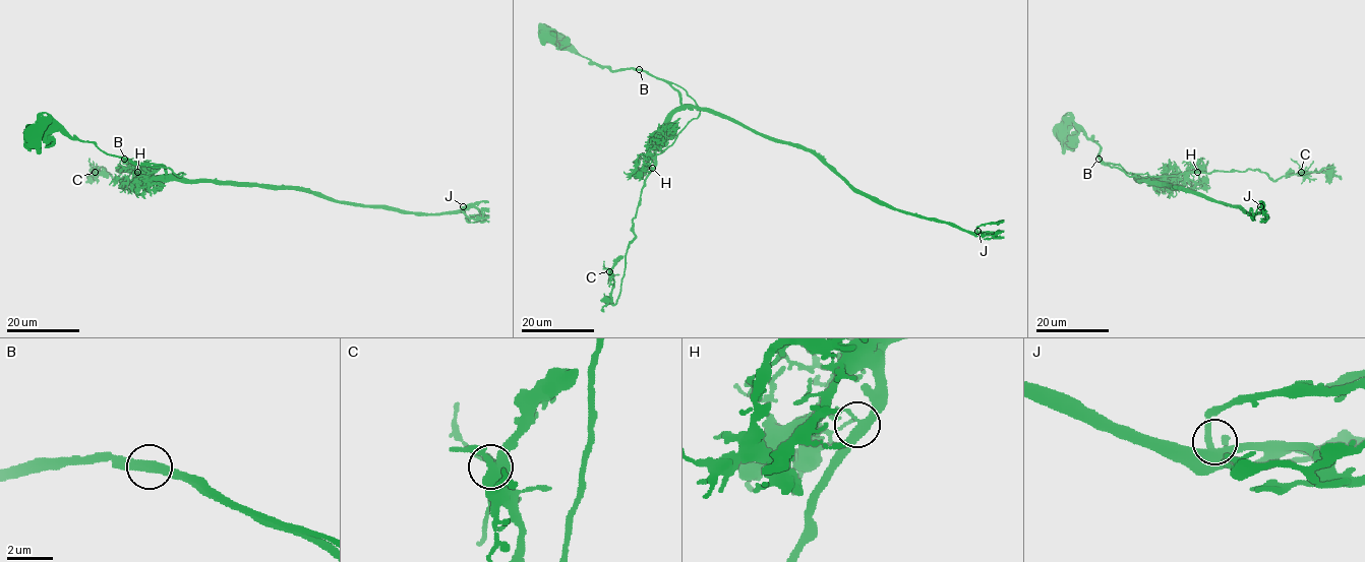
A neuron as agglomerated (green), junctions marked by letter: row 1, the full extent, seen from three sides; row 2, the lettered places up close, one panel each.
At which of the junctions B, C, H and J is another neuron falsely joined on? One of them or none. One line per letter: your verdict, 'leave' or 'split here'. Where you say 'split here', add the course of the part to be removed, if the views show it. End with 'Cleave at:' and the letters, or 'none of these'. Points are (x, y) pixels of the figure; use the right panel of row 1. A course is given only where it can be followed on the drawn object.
B: split here | (1100, 159), (1129, 176), (1260, 170), (1277, 180), (1285, 176), (1333, 167), (1326, 172), (1290, 173), (1286, 178)
C: leave
H: leave
J: leave
Cleave at: B

